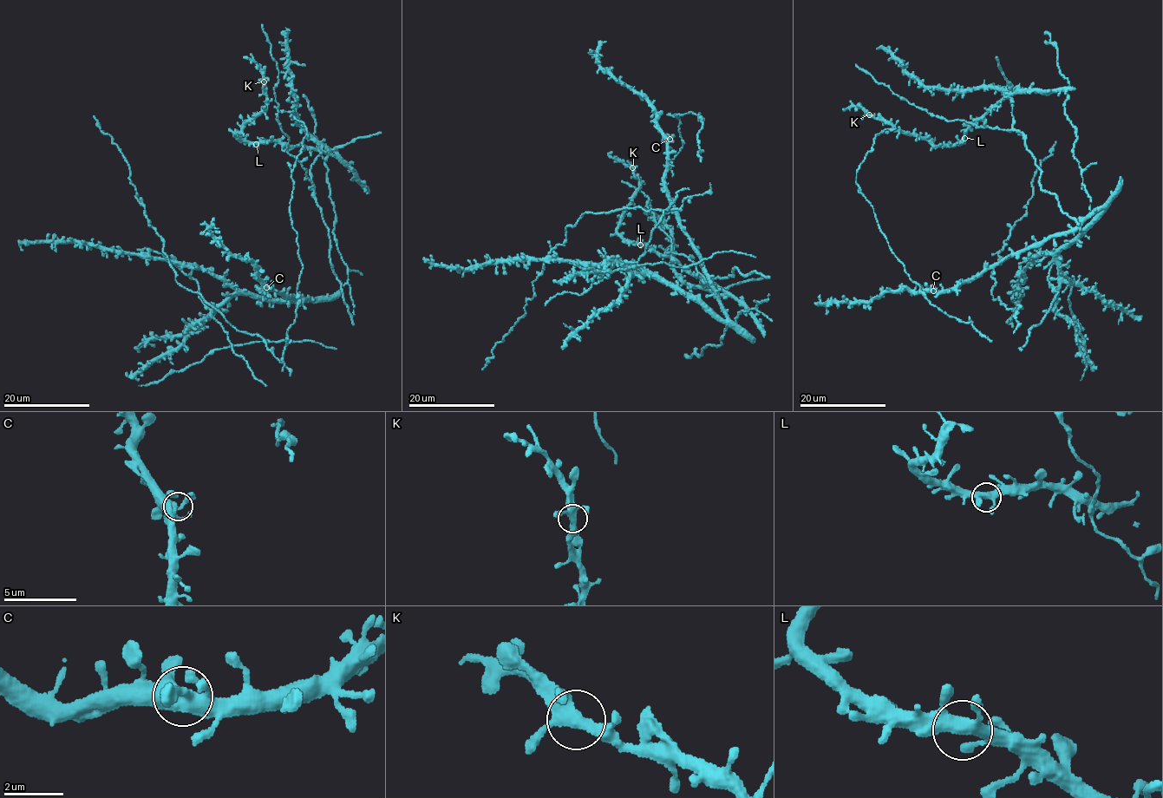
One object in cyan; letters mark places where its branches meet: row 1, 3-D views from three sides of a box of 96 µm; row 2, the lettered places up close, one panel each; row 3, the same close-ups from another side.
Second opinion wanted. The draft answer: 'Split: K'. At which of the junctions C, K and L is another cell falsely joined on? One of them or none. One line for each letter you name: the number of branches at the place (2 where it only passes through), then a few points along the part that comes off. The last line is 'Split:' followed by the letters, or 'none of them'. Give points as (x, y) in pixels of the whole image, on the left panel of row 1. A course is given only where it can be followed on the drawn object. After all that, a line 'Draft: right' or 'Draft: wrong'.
Split: none of them
Draft: wrong

